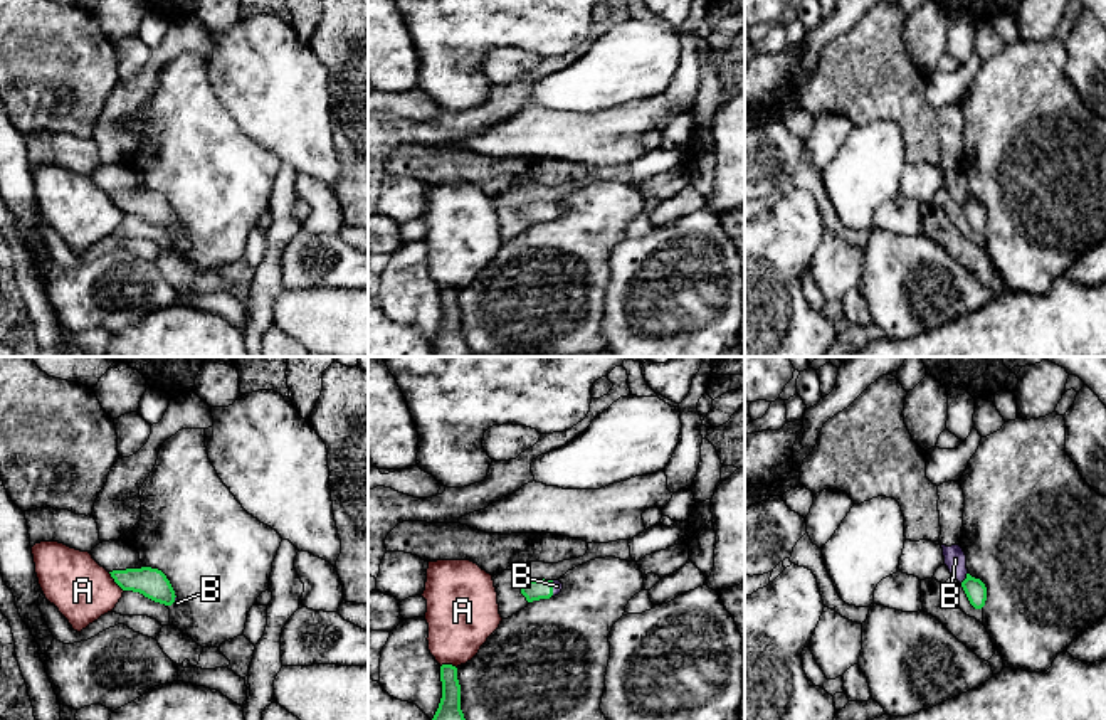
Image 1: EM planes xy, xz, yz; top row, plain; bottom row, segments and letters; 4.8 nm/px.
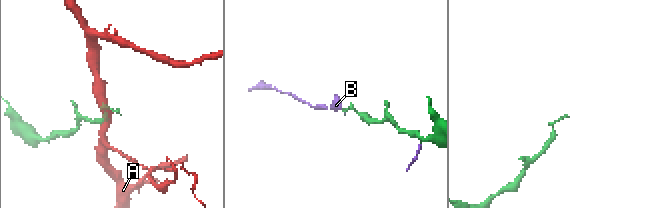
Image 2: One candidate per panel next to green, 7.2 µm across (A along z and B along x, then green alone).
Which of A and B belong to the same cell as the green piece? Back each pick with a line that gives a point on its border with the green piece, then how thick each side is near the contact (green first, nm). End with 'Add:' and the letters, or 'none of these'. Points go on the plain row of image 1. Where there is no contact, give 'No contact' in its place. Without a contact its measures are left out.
B: Touches green at yz (967, 201). Thickness 100 nm (green) against 110 nm
Add: B

